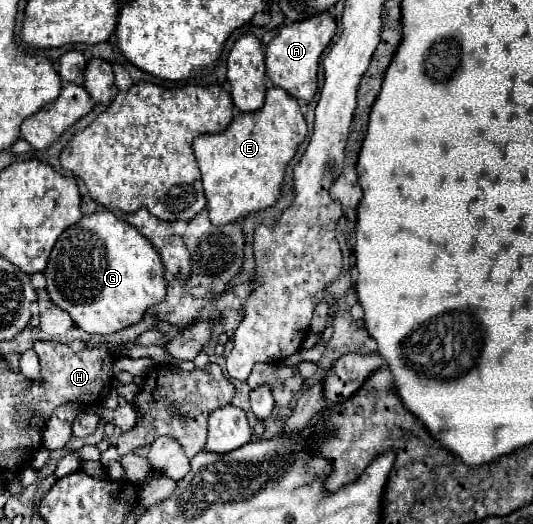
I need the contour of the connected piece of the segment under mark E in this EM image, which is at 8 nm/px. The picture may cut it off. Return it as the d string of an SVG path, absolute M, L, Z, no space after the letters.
M268 87L266 101L258 111L238 113L222 133L196 137L192 149L202 173L212 223L226 225L270 207L280 195L284 169L304 141L306 131L298 101L278 87Z

